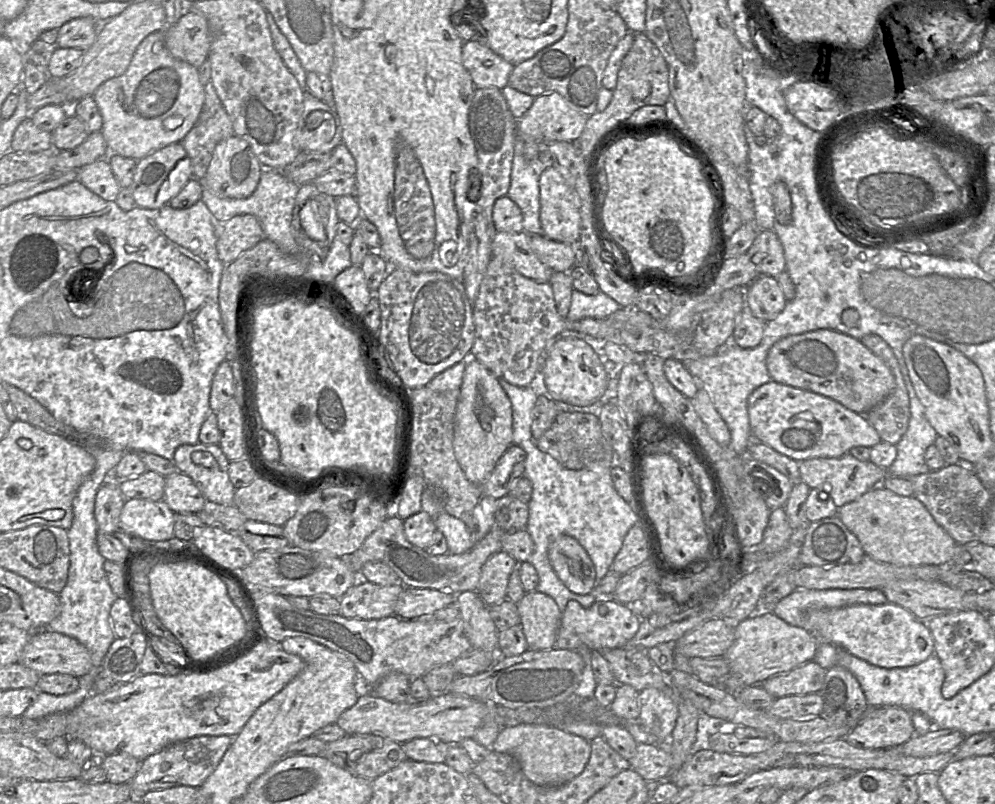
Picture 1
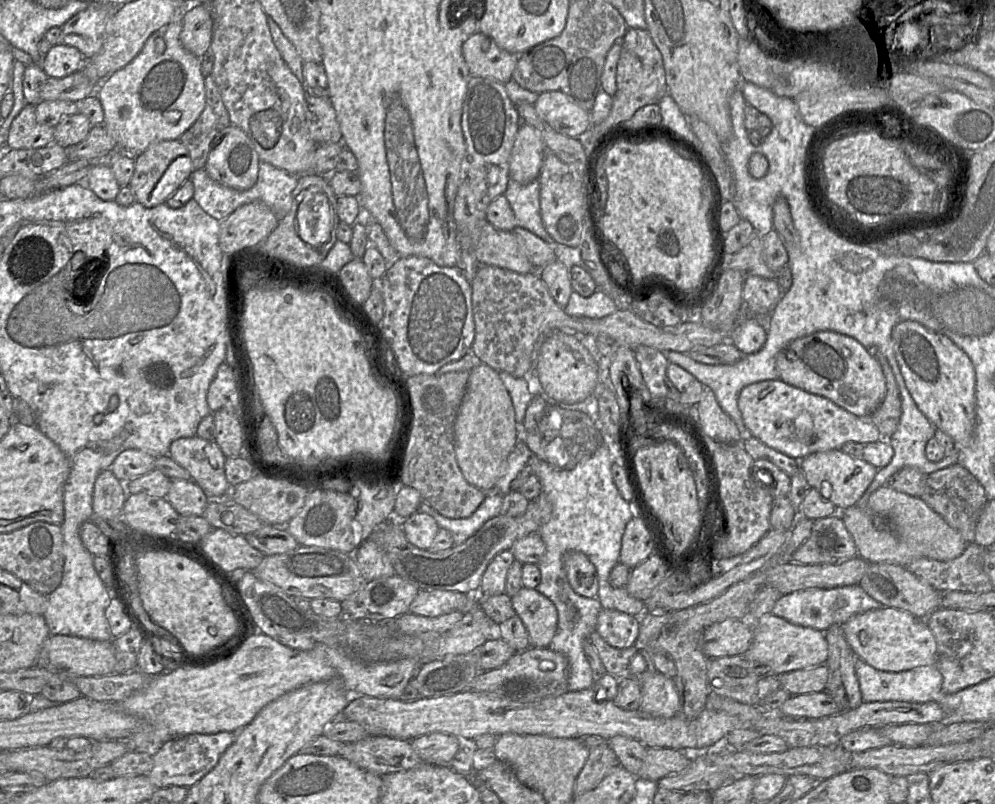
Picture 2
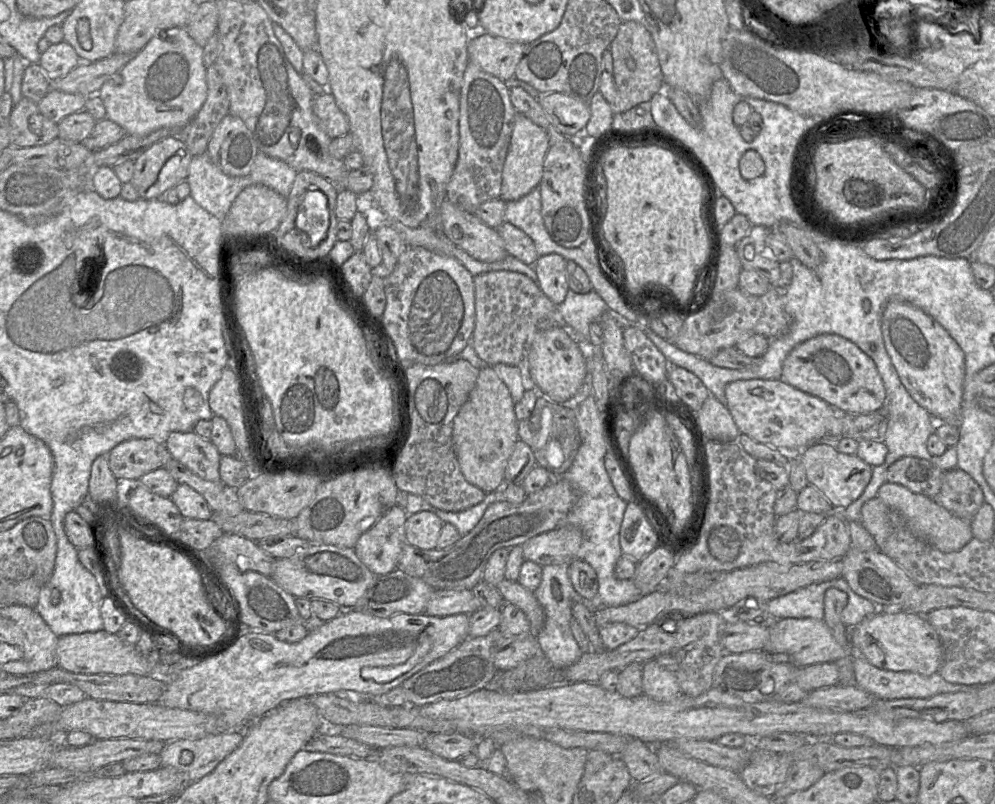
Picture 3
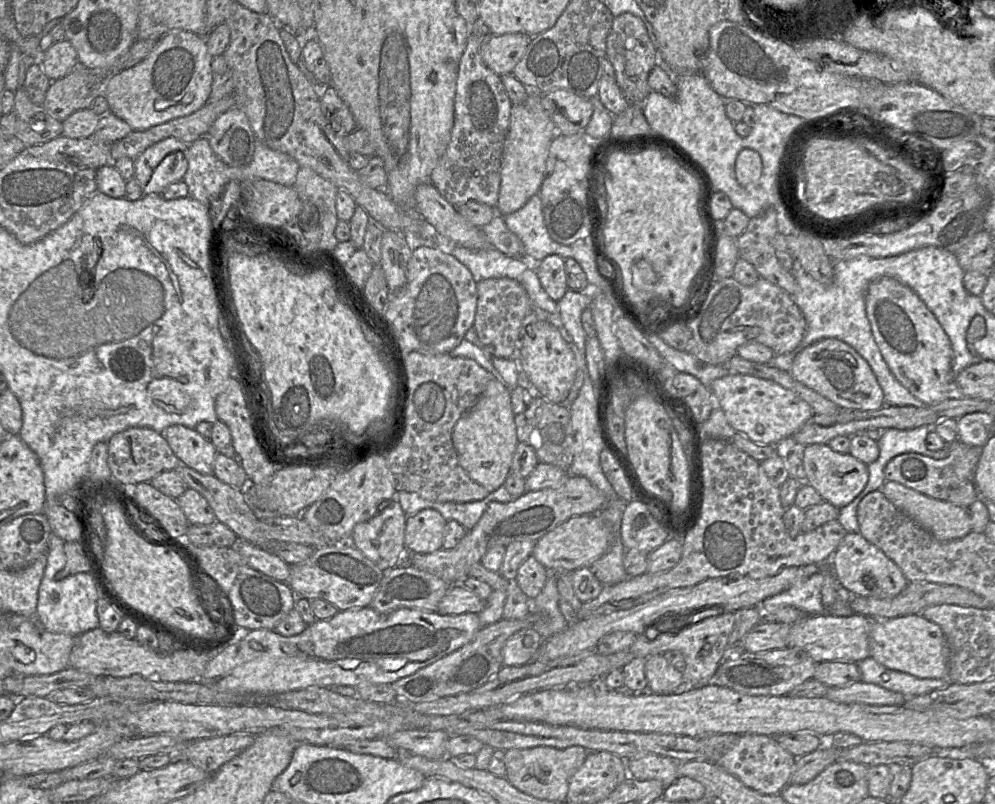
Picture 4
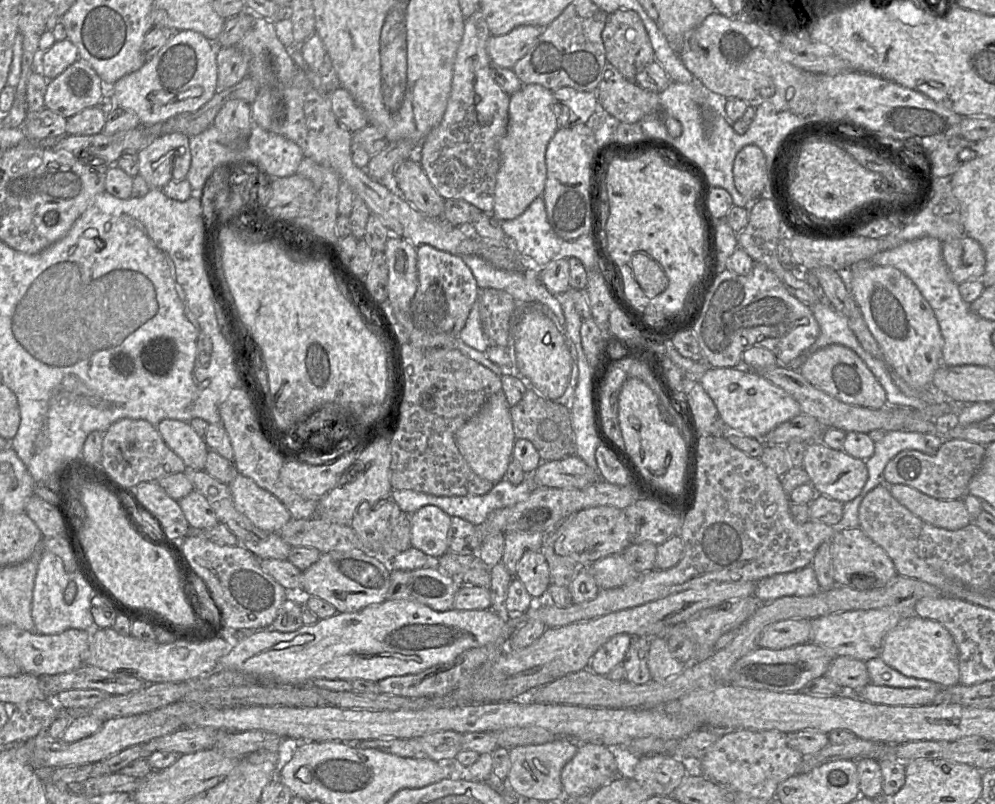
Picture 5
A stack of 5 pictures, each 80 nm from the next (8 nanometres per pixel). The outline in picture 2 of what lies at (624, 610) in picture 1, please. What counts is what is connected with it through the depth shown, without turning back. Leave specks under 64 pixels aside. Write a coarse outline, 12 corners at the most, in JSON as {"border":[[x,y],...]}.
{"border":[[602,608],[595,630],[609,645],[637,640],[639,616]]}

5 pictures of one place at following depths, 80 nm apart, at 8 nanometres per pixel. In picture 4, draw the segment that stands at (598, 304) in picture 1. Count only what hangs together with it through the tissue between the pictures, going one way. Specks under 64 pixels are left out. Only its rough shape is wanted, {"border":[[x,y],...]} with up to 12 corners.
{"border":[[567,290],[557,302],[561,321],[577,352],[585,354],[581,314],[590,293]]}

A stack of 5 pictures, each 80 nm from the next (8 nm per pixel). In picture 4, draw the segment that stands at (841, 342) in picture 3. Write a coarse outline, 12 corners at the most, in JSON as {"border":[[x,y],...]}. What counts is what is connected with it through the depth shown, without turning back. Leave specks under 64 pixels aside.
{"border":[[836,338],[795,356],[790,373],[839,407],[877,410],[868,362]]}

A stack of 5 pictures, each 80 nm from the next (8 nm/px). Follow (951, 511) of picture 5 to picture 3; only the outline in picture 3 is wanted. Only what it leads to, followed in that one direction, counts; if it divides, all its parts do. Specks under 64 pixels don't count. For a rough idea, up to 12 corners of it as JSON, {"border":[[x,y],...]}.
{"border":[[886,481],[877,497],[941,552],[974,537],[971,521]]}

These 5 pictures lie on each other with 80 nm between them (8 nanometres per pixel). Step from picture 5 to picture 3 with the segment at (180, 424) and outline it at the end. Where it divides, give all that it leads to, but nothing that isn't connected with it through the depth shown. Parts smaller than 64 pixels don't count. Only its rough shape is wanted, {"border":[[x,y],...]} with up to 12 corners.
{"border":[[195,431],[171,432],[176,459],[202,479],[220,481],[221,454]]}

